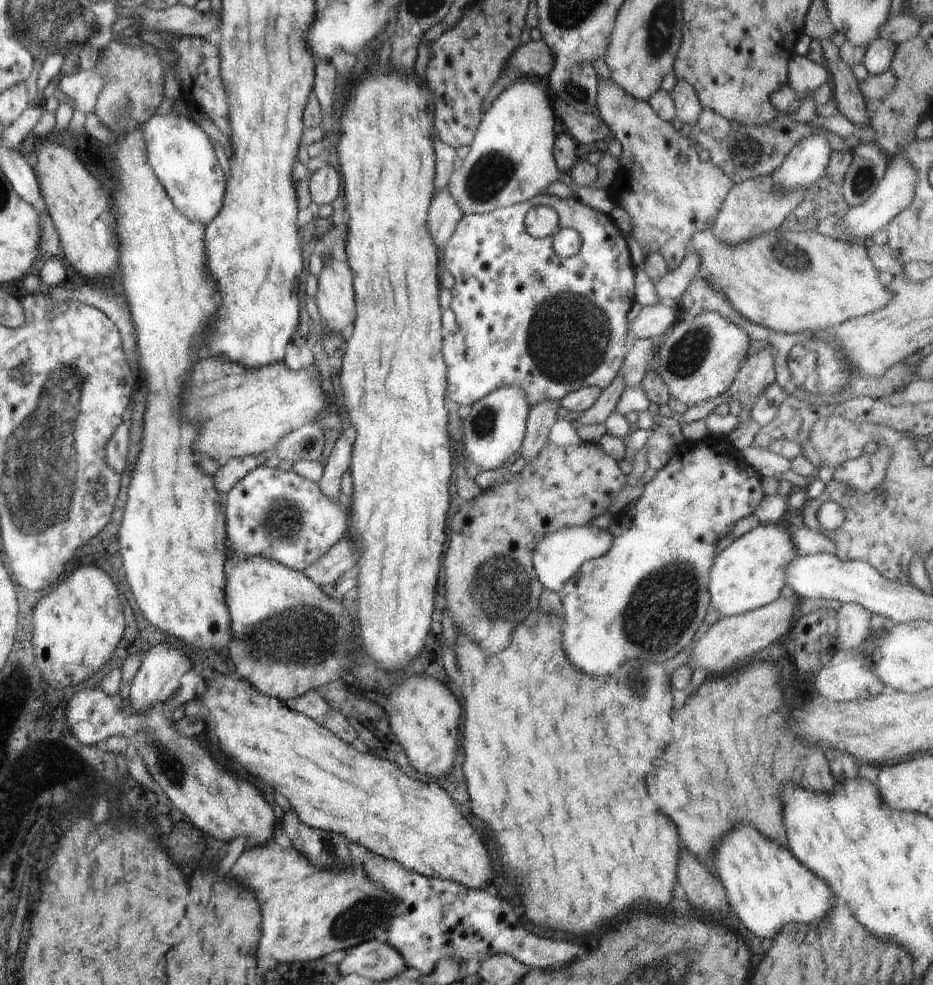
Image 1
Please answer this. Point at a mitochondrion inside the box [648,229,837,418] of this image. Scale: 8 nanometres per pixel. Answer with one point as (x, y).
(687, 355)

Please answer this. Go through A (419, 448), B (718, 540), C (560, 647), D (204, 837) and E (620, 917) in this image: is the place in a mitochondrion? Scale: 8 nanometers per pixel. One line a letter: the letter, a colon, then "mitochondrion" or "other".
A: other
B: other
C: other
D: other
E: other

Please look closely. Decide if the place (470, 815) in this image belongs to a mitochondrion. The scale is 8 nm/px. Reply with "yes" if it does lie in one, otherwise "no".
no

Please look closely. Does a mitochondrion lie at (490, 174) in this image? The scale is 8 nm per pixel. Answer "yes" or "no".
yes

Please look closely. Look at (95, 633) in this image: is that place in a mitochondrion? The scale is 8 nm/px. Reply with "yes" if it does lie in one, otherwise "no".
no

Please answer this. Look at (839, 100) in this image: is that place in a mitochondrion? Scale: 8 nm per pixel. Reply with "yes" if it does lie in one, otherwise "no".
no

